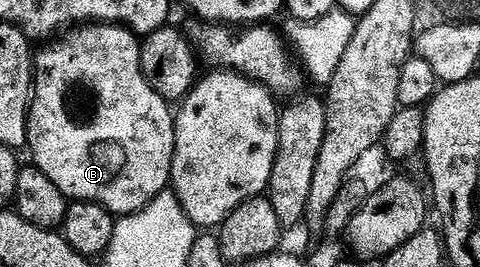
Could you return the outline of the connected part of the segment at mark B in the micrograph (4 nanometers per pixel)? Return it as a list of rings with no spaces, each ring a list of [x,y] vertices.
[[[108,23],[82,25],[69,33],[63,34],[57,41],[43,46],[46,48],[42,52],[40,50],[37,52],[34,64],[34,93],[30,100],[28,151],[34,154],[35,165],[42,170],[39,172],[45,178],[51,179],[60,188],[67,200],[98,203],[118,217],[137,215],[153,204],[150,202],[170,183],[170,174],[174,171],[174,150],[179,150],[180,147],[175,112],[170,112],[171,104],[154,90],[154,85],[150,82],[147,72],[144,70],[144,47],[143,44],[141,47],[138,41],[140,41],[139,36],[125,25],[111,25]]]

